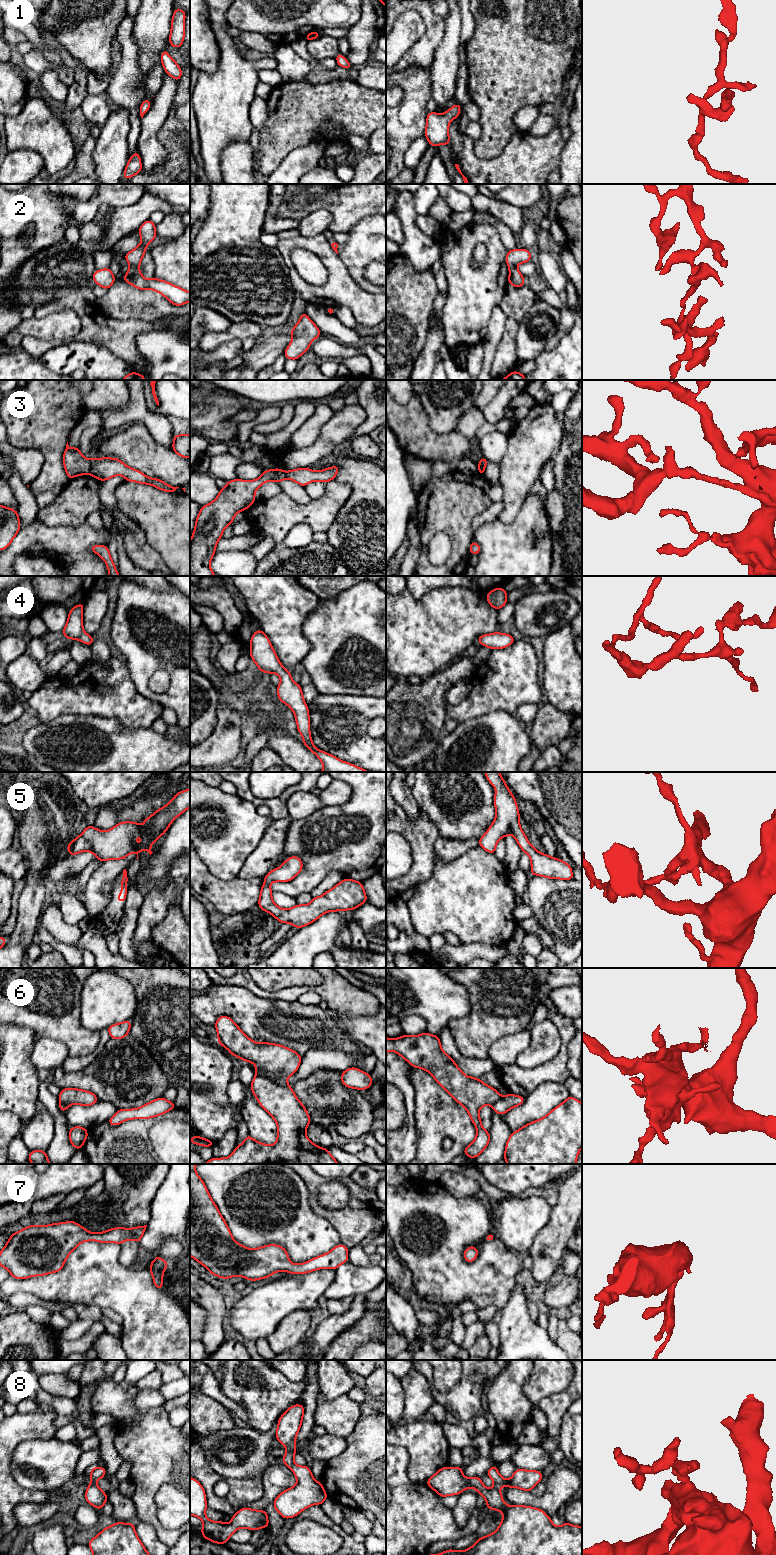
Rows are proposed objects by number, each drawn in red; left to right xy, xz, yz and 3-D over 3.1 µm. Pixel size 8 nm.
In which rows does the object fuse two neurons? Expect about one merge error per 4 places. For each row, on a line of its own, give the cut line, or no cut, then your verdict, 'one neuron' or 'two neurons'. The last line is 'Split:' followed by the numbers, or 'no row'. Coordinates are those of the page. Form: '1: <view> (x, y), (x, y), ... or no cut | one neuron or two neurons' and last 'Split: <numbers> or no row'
1: no cut | one neuron
2: xy (130, 266), (138, 268) | two neurons
3: xy (93, 459), (88, 473) | two neurons
4: no cut | one neuron
5: no cut | one neuron
6: xz (256, 1074), (267, 1077), (280, 1085), (288, 1086) | two neurons
7: no cut | one neuron
8: no cut | one neuron
Split: 2, 3, 6

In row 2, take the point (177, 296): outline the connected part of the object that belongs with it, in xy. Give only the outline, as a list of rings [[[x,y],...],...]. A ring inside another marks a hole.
[[[130,267],[122,280],[139,290],[151,289],[159,292],[168,299],[170,303],[176,306],[181,306],[190,302],[190,292],[167,281],[156,279],[154,277],[147,280],[142,276],[140,269],[137,267]]]

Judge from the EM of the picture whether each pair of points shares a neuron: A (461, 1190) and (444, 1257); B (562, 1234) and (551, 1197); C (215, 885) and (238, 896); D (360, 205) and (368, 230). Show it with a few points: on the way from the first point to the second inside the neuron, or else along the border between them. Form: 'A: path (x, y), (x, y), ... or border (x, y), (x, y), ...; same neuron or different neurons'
A: border (440, 1183), (456, 1197), (474, 1196); different neurons
B: border (557, 1190), (557, 1202), (551, 1208); different neurons
C: path (221, 891), (226, 896), (232, 896); same neuron
D: border (375, 214), (360, 219), (347, 232); different neurons

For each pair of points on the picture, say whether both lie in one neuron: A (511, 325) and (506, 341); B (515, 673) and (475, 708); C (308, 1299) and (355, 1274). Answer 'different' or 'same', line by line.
A: same
B: same
C: different

